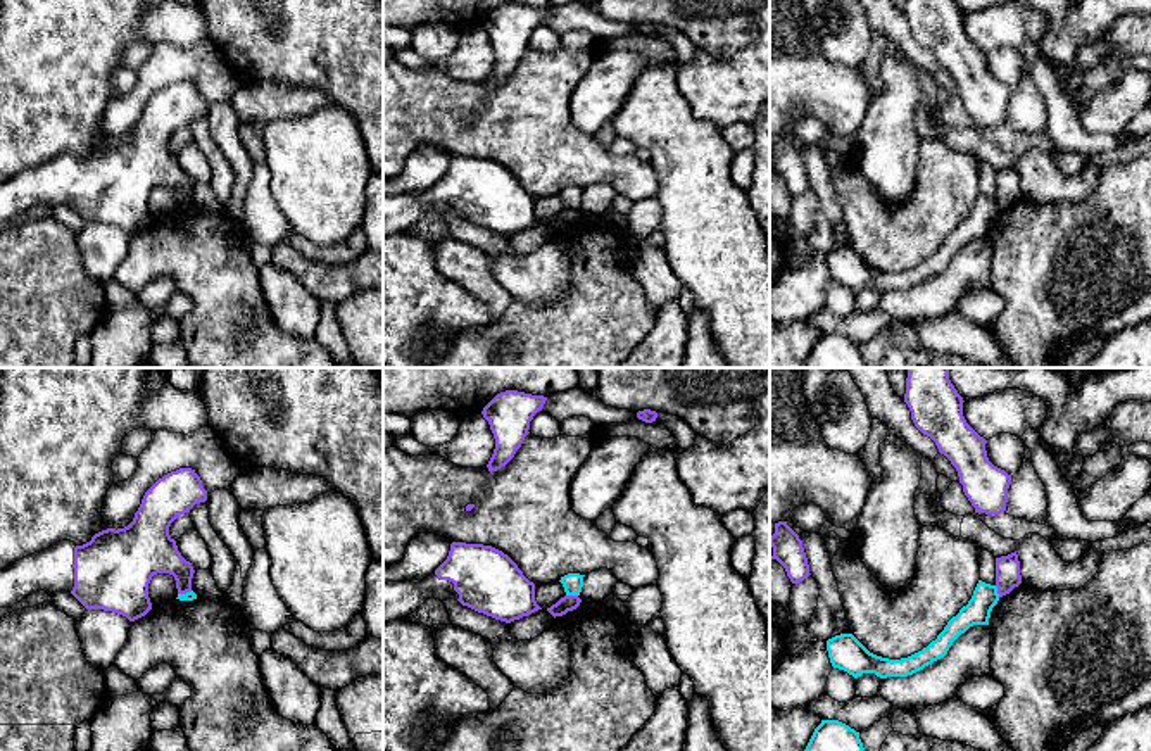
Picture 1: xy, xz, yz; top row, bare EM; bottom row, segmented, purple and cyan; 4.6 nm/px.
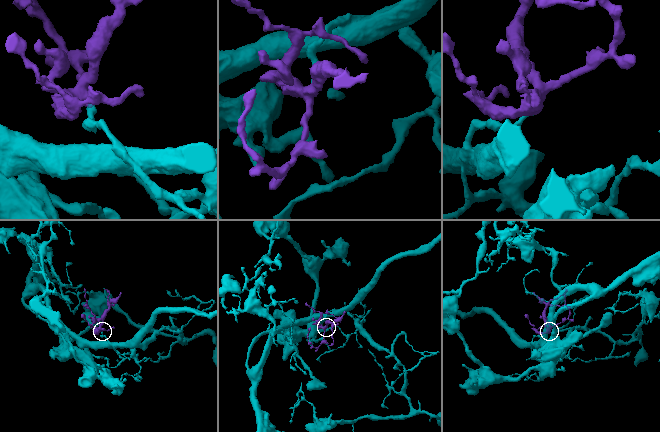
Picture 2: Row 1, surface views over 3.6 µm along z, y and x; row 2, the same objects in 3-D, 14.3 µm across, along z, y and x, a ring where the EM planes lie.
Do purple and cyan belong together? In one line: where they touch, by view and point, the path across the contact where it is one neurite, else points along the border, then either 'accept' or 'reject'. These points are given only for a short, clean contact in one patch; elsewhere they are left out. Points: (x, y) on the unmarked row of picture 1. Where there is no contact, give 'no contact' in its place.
meets purple in xz at (572, 209); border along xz (566, 208), (577, 209); reject

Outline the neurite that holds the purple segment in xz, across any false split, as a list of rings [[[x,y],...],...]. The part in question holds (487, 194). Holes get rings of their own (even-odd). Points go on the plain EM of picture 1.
[[[452,155],[447,173],[430,190],[383,197],[383,233],[406,231],[430,211],[456,212],[462,219],[506,237],[542,223],[535,214],[535,197],[507,167],[483,157]]]

